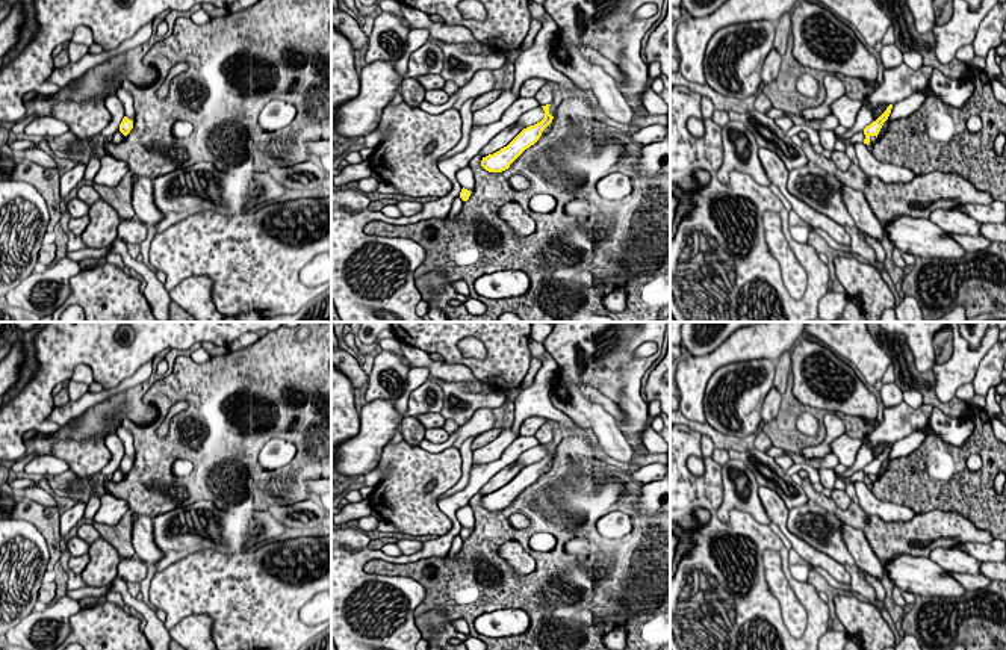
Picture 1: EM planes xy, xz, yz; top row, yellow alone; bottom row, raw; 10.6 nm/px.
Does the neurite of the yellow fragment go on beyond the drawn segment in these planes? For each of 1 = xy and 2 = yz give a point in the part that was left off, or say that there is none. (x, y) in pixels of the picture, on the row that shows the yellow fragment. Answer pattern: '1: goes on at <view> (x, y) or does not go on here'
1: goes on at xy (118, 136)
2: goes on at yz (905, 108)

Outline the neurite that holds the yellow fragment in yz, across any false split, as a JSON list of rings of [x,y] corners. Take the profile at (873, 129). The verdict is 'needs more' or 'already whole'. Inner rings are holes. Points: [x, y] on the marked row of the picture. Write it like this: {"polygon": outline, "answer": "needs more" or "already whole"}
{"polygon": [[[920,91],[908,97],[906,100],[902,100],[896,104],[890,104],[886,110],[870,125],[864,128],[864,144],[870,144],[870,138],[876,136],[877,141],[885,135],[888,124],[896,119],[908,118],[914,112],[917,112],[921,104],[926,101],[926,92]]], "answer": "needs more"}

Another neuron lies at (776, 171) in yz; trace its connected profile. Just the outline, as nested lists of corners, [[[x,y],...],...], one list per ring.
[[[759,148],[758,156],[770,183],[779,187],[781,193],[787,198],[791,209],[797,213],[800,219],[803,219],[812,228],[823,230],[837,243],[850,246],[850,236],[844,227],[841,227],[831,218],[815,212],[806,203],[797,200],[794,195],[788,192],[788,169],[776,153],[770,151],[768,148]]]

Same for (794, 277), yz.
[[[767,210],[762,215],[762,225],[767,248],[781,266],[785,289],[793,299],[802,299],[808,287],[808,274],[782,233],[781,216],[773,210]]]

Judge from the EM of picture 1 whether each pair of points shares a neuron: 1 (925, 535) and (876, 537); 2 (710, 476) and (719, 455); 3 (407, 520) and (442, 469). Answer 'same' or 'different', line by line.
1: same
2: different
3: same

